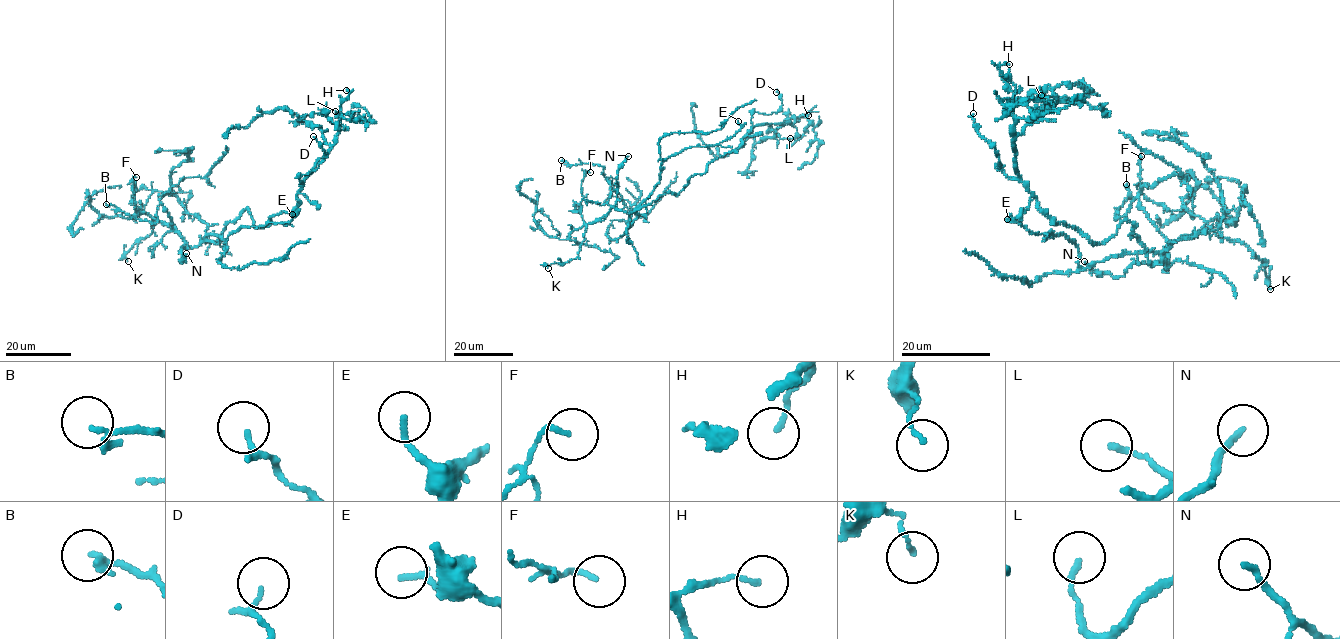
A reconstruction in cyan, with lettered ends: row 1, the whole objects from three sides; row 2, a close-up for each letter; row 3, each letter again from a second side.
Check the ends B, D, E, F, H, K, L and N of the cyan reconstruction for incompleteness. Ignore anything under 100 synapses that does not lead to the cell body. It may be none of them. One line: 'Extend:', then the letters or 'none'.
Extend: none

